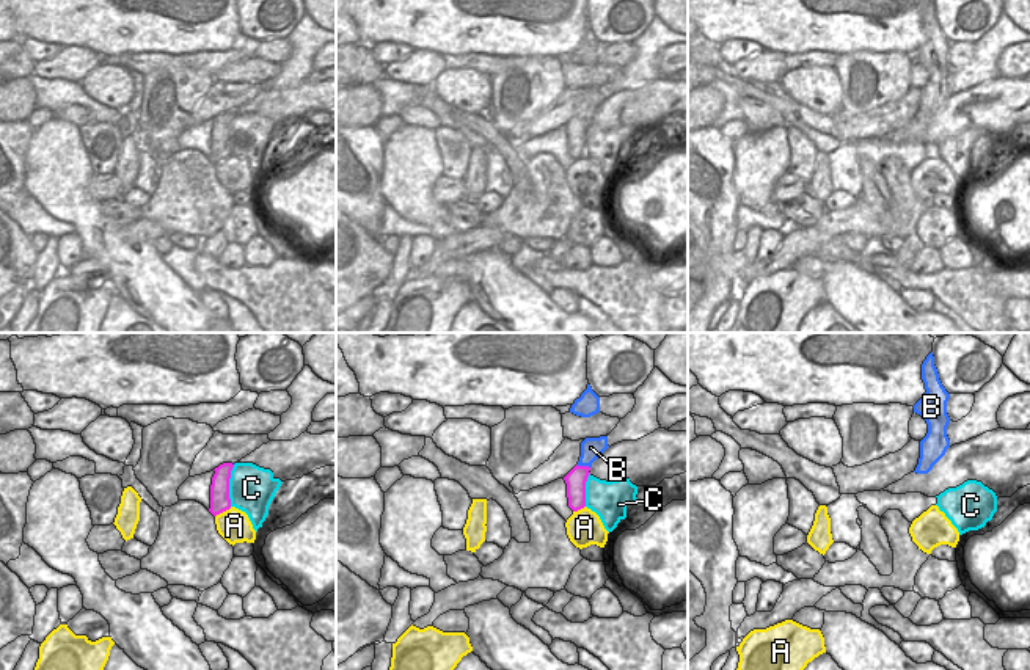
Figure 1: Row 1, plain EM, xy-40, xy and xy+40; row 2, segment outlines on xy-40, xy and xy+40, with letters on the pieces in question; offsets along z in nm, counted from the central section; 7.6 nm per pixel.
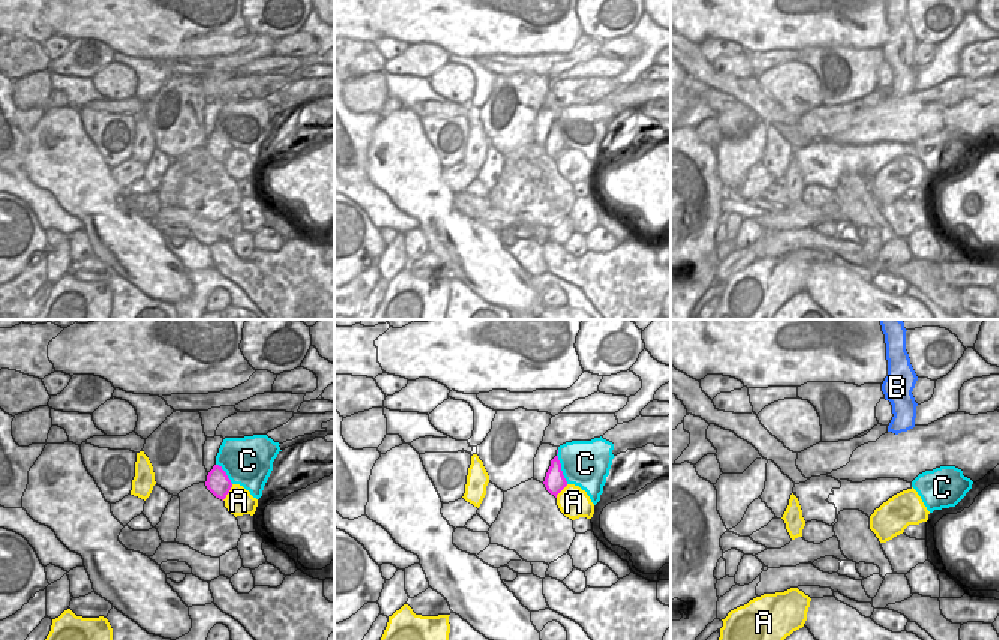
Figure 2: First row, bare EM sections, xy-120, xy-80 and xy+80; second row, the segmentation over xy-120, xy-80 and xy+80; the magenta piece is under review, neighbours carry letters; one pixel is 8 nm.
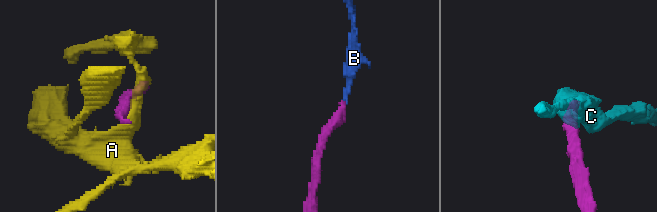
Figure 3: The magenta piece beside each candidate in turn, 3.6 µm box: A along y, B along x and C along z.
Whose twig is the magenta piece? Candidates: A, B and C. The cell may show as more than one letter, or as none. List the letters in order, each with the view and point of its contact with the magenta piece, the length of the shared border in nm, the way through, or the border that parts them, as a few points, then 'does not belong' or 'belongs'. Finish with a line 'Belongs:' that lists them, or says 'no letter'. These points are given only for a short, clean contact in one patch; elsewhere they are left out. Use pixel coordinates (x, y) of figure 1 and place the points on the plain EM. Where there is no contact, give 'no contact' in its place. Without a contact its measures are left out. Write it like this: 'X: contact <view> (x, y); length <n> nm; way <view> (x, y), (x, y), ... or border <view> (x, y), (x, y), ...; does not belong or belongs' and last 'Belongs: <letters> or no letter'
A: contact xy-40 (223, 159); length 150 nm; border xy-40 (231, 156), (215, 165); does not belong
B: contact xy (583, 115); length 110 nm; way xy (577, 126), (583, 115), (591, 96); belongs
C: contact xy-40 (228, 134); length 320 nm; does not belong
Belongs: B

